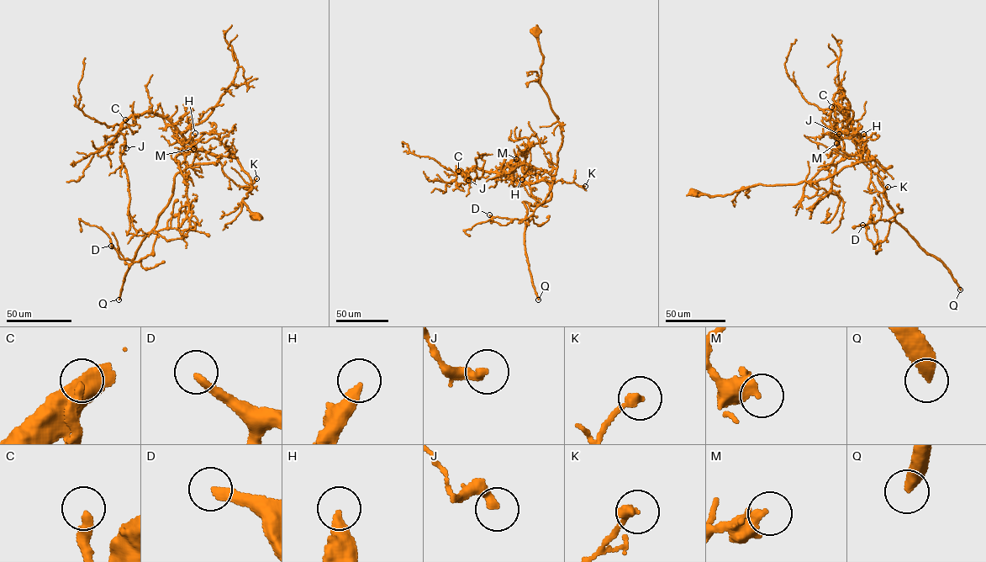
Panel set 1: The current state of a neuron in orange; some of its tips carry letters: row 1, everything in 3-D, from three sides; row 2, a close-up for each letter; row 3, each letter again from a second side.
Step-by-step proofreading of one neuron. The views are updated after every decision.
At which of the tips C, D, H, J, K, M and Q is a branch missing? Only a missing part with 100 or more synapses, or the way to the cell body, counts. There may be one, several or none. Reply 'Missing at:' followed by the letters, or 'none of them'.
Missing at: D, Q

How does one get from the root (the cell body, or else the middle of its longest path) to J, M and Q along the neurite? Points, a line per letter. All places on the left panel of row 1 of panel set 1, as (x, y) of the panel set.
J: (256, 216), (242, 201), (251, 180), (238, 159), (197, 151), (166, 119), (130, 115), (119, 130), (126, 148)
M: (256, 216), (253, 217), (242, 201), (251, 180), (238, 159), (197, 151), (181, 139), (184, 145), (193, 149)
Q: (256, 216), (242, 201), (251, 180), (238, 159), (188, 166), (175, 176), (118, 299)

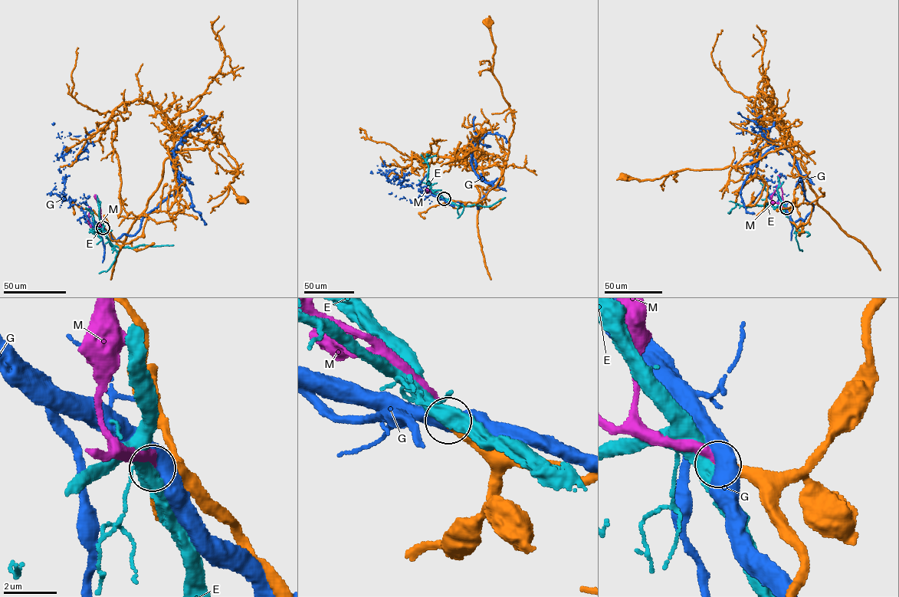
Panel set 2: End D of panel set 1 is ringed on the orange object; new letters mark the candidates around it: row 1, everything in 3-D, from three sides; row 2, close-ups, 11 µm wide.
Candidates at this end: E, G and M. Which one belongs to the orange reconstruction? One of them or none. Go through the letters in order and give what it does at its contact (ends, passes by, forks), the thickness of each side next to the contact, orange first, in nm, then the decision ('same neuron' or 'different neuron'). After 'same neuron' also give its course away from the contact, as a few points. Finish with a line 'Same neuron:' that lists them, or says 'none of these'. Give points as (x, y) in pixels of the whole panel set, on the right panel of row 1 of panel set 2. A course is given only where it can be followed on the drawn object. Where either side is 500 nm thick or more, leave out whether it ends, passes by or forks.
E: calibres 320 and 550 nm; different neuron
G: calibres 400 and 600 nm; different neuron
M: it ends; calibres 320 and 320 nm; same neuron; course (785, 208), (772, 201), (777, 185)
Same neuron: M

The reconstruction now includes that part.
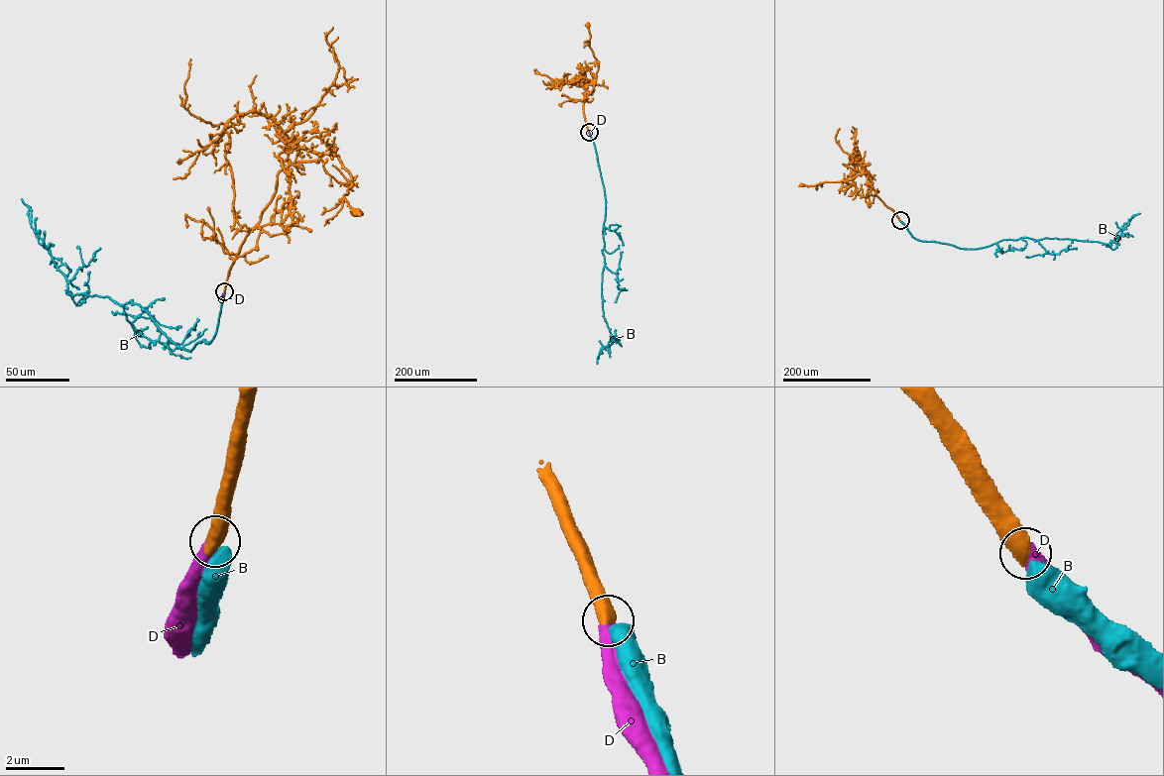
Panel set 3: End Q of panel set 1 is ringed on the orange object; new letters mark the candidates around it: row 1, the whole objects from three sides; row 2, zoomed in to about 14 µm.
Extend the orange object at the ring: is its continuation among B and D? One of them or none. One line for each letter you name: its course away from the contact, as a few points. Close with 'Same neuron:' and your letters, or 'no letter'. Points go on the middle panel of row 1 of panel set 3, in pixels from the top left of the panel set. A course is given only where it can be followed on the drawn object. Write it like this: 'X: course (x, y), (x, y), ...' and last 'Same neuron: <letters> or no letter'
Same neuron: D

